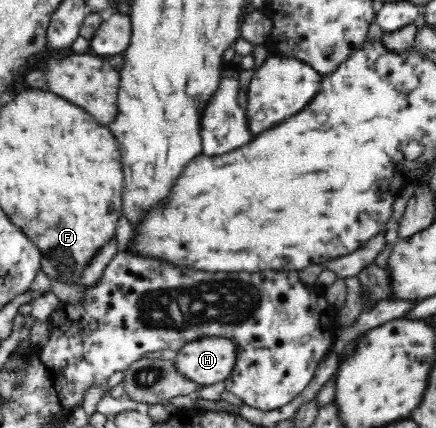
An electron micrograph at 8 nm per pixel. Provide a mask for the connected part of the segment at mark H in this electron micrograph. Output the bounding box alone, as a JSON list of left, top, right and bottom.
[174,338,236,386]

